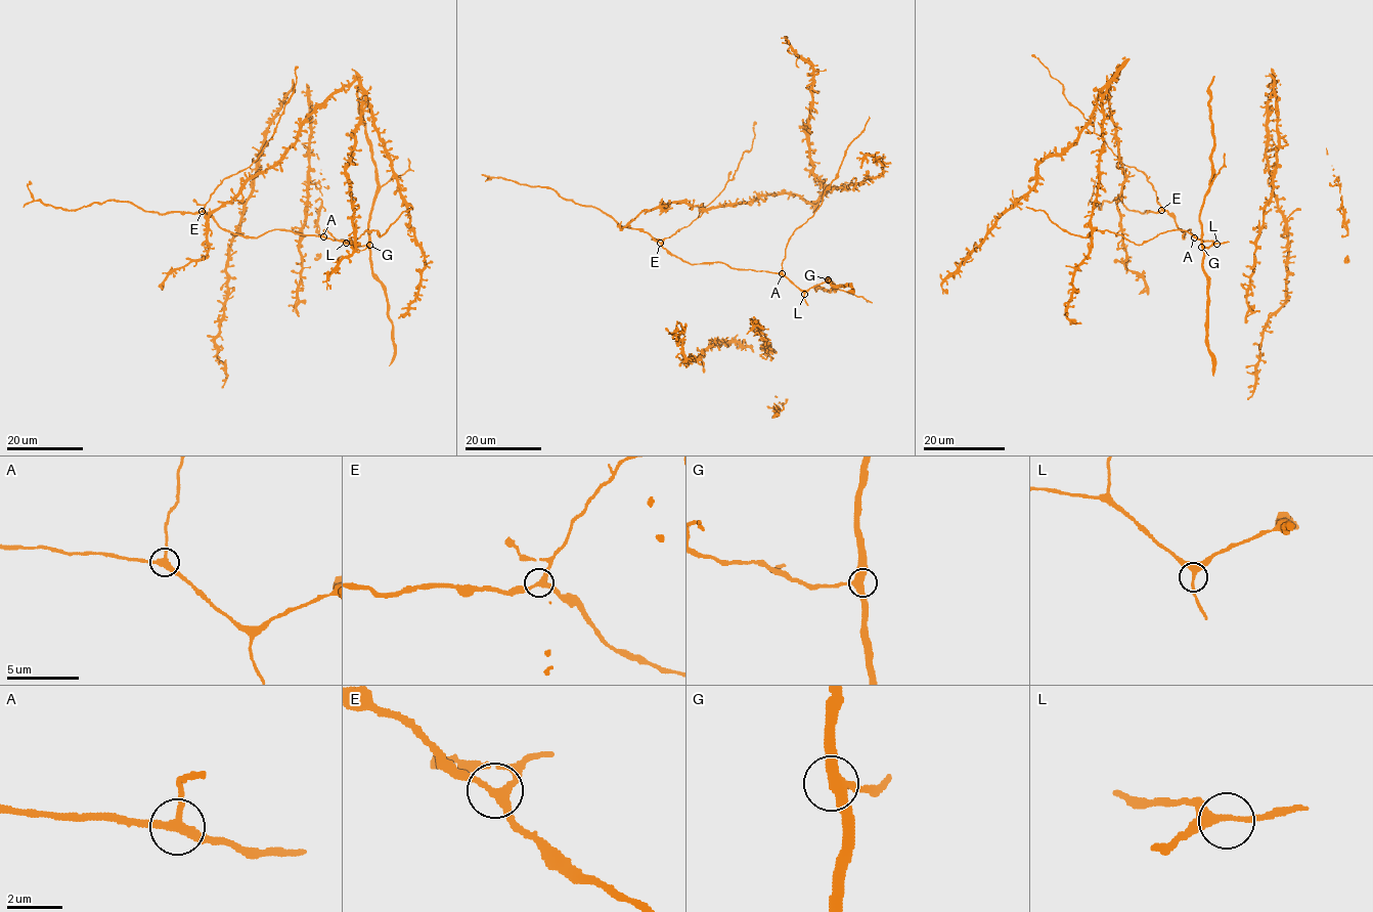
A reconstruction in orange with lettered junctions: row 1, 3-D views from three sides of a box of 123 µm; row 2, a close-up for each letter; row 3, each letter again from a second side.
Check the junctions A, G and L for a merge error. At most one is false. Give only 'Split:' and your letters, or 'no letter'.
Split: no letter

